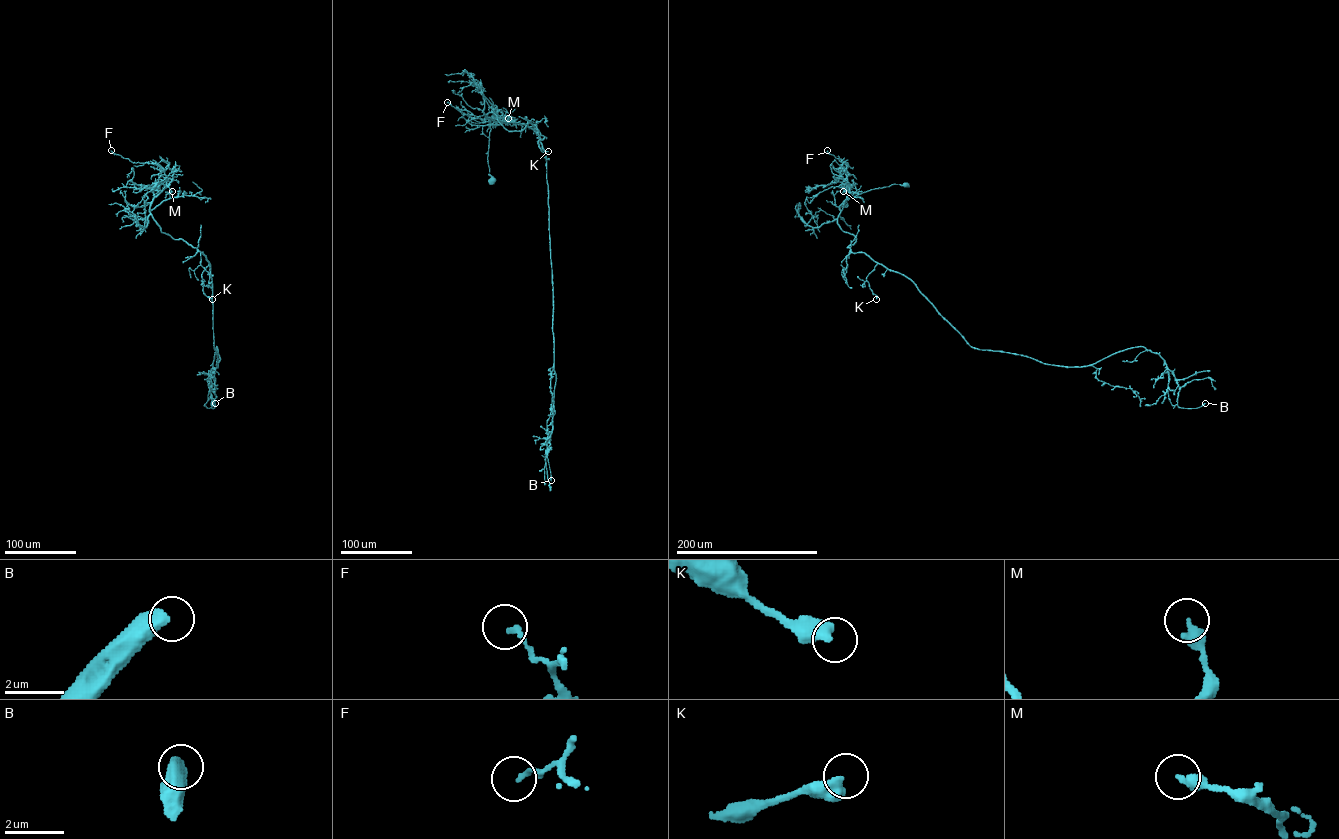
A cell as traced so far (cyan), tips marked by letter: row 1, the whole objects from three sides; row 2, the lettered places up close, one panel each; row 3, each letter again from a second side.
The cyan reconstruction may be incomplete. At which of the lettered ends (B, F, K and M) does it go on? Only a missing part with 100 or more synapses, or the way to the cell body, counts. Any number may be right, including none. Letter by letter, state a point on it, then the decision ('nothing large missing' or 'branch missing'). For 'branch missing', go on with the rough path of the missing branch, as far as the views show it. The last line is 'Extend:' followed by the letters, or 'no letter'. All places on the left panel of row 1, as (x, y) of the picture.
B: place (215, 403); nothing large missing
F: place (111, 150); nothing large missing
K: place (212, 299); nothing large missing
M: place (172, 191); nothing large missing
Extend: no letter

